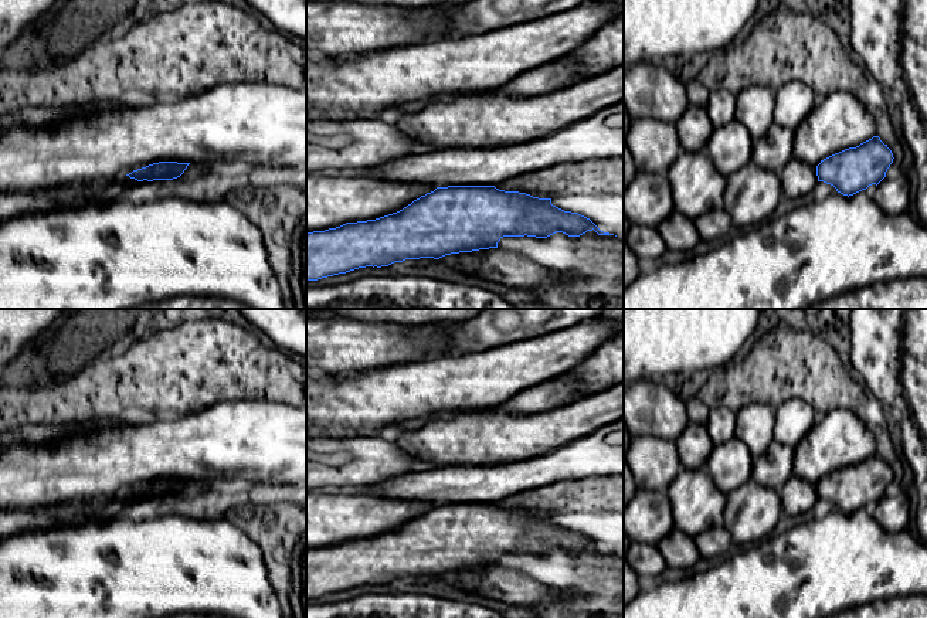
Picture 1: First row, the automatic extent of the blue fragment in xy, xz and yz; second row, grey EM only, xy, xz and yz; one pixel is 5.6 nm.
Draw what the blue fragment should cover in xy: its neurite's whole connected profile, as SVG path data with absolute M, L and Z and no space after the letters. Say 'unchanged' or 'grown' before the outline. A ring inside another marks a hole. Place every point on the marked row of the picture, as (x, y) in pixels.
unchanged; M159 162L126 174L137 181L173 180L180 177L190 163Z

